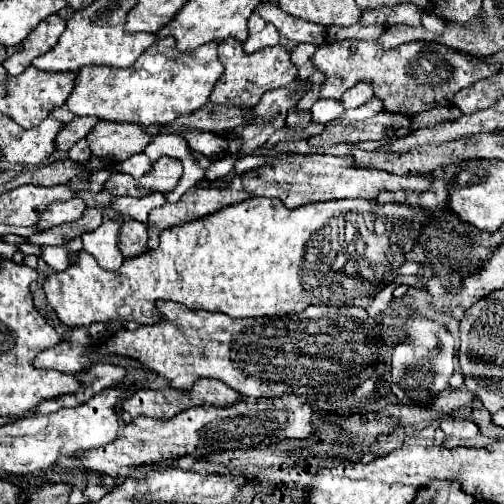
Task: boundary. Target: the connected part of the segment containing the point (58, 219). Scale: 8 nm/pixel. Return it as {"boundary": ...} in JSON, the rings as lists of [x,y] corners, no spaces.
{"boundary":[[[72,197],[68,201],[54,201],[40,215],[38,229],[46,231],[46,229],[52,229],[52,227],[62,225],[66,221],[76,221],[82,217],[84,209],[86,209],[86,203],[80,197]]]}

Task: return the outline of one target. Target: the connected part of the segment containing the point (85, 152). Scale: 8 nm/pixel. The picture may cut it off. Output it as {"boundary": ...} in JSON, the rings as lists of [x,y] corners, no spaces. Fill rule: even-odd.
{"boundary":[[[84,139],[78,141],[78,143],[70,149],[70,159],[72,159],[74,163],[80,163],[80,165],[84,165],[84,163],[90,159],[90,149],[88,149],[88,145],[86,145]]]}

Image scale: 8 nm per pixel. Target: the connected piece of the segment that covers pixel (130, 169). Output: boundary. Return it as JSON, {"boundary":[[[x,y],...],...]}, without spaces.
{"boundary":[[[143,152],[133,155],[116,164],[116,169],[121,172],[131,174],[134,178],[139,179],[153,169],[153,161],[151,161]]]}

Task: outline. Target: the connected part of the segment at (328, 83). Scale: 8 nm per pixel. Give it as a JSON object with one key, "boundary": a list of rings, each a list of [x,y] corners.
{"boundary":[[[346,39],[318,47],[312,61],[326,75],[320,97],[340,99],[344,91],[358,81],[368,81],[372,83],[376,97],[384,101],[384,109],[392,113],[422,113],[422,109],[448,107],[460,89],[500,71],[500,65],[496,63],[474,59],[456,49],[426,41],[404,43],[384,51],[378,41]]]}

